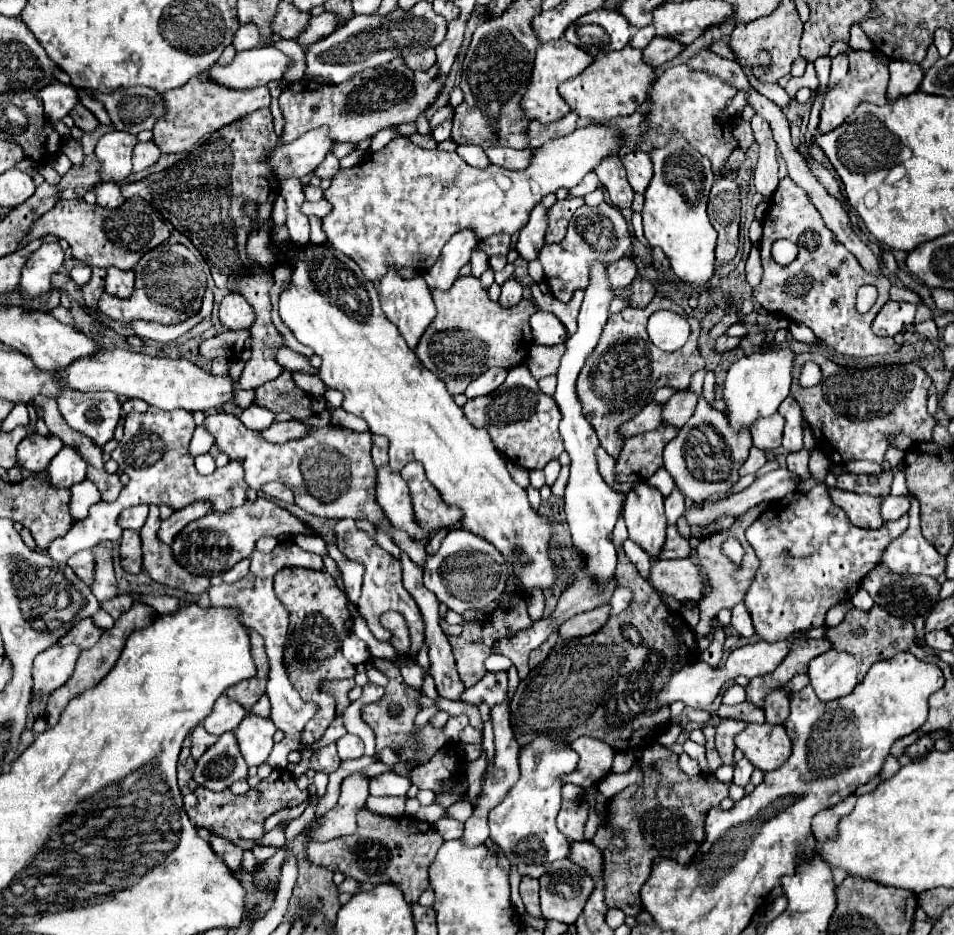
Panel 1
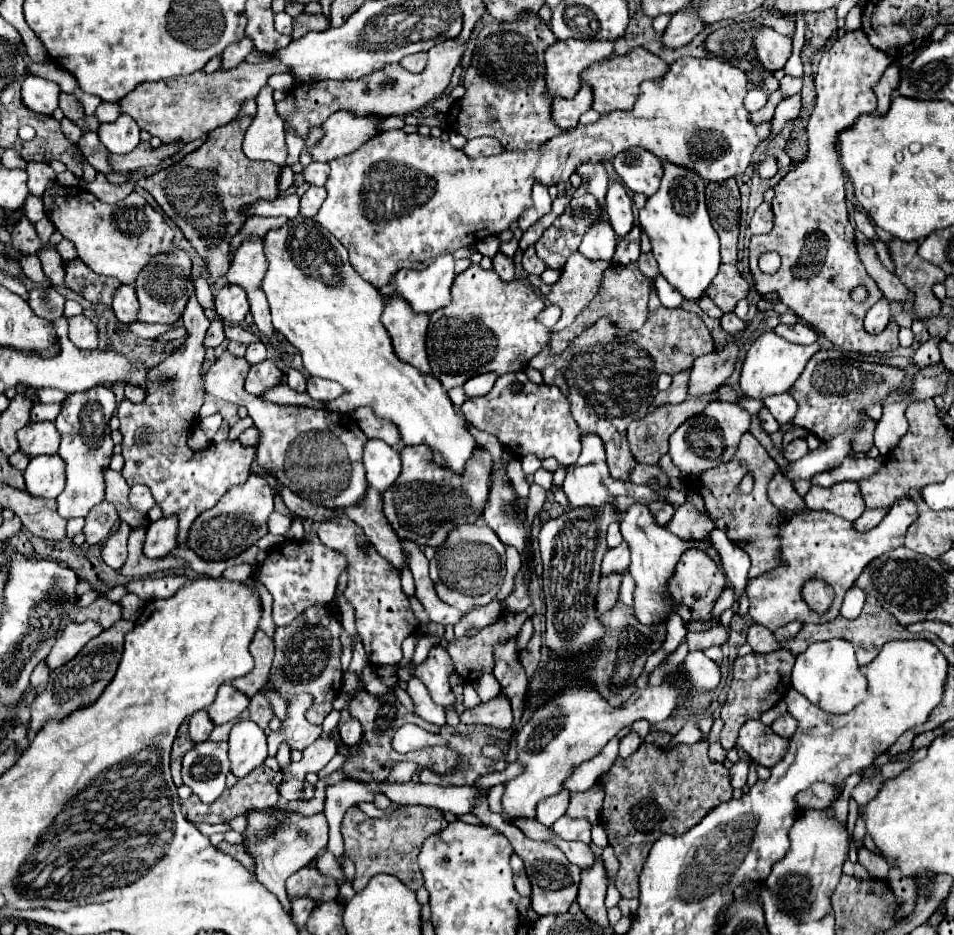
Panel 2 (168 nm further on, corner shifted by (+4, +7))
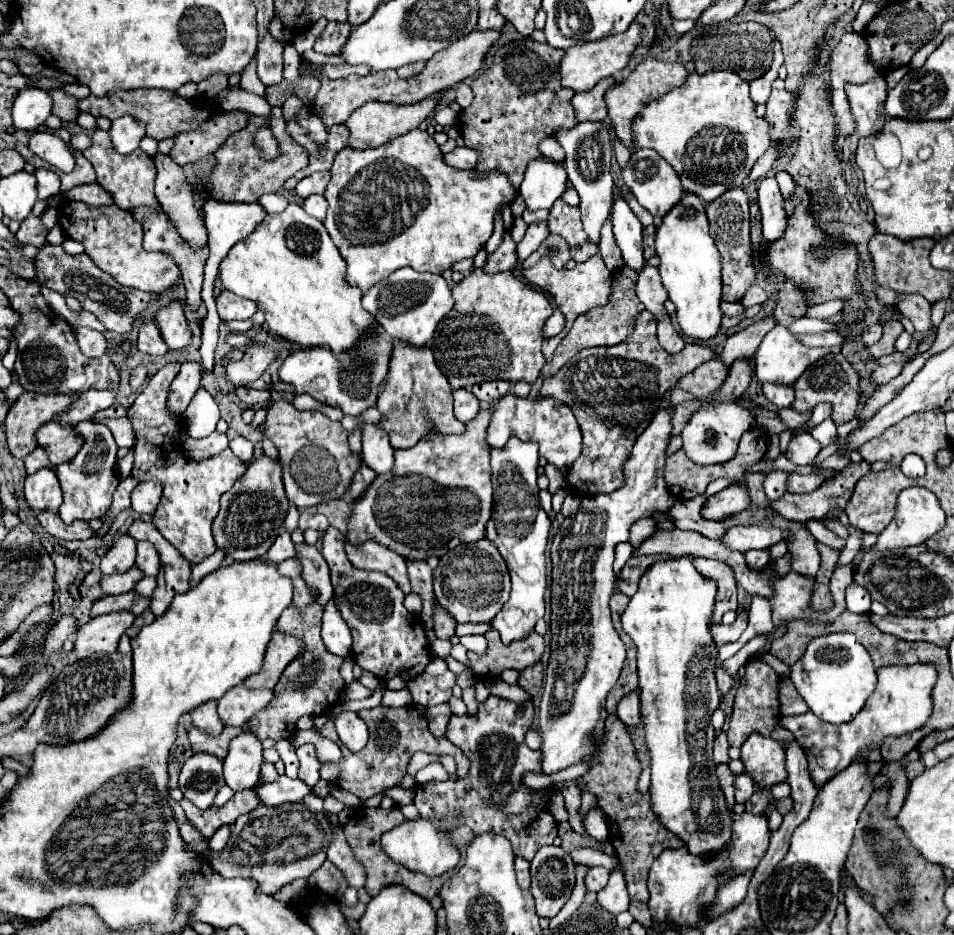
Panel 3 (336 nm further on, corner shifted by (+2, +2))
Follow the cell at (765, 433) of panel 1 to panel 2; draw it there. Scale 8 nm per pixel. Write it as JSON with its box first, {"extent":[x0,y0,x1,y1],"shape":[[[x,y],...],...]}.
{"extent":[758,408,780,434],"shape":[[[764,408],[764,410],[758,414],[758,418],[760,418],[760,422],[762,422],[762,428],[764,428],[768,434],[774,434],[774,432],[780,430],[778,422],[776,422],[774,416],[768,412],[768,408]]]}

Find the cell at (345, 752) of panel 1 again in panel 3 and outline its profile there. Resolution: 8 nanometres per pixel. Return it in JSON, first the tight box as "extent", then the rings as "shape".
{"extent":[334,711,368,751],"shape":[[[342,711],[340,715],[334,717],[336,731],[340,741],[350,749],[350,751],[360,751],[366,741],[368,741],[368,731],[364,721],[358,717],[358,713],[352,711]]]}

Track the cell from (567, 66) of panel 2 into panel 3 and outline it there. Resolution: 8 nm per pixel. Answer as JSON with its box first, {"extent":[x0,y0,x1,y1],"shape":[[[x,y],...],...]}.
{"extent":[560,23,640,93],"shape":[[[636,23],[630,25],[628,31],[600,39],[600,41],[590,41],[590,43],[580,43],[574,45],[566,51],[566,55],[560,61],[560,77],[562,77],[562,87],[572,89],[574,93],[590,91],[600,79],[612,77],[616,71],[622,71],[628,63],[630,53],[634,47],[640,43],[640,27]]]}

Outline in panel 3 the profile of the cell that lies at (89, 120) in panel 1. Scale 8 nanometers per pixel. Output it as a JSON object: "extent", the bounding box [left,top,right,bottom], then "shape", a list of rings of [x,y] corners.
{"extent":[50,89,80,123],"shape":[[[60,89],[50,91],[50,95],[52,95],[52,99],[54,99],[52,113],[54,113],[56,117],[60,117],[64,123],[74,123],[76,117],[78,117],[78,113],[80,113],[80,109],[78,109],[78,99],[72,97],[72,95],[68,95],[66,91],[60,91]]]}

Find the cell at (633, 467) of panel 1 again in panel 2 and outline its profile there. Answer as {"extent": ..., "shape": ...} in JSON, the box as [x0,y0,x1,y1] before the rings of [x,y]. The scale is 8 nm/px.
{"extent":[628,390,718,464],"shape":[[[714,390],[714,392],[706,394],[706,396],[700,396],[700,398],[692,398],[692,396],[690,396],[690,398],[684,400],[682,404],[668,404],[668,406],[662,404],[662,406],[654,408],[654,410],[652,410],[648,416],[644,416],[642,420],[632,422],[630,428],[628,428],[628,442],[630,442],[630,450],[632,450],[634,458],[636,458],[636,462],[640,462],[640,464],[656,464],[656,462],[660,460],[660,456],[668,452],[668,438],[670,438],[670,434],[672,434],[684,420],[692,418],[694,414],[700,414],[700,412],[706,408],[706,404],[716,402],[716,400],[718,400],[718,390]]]}

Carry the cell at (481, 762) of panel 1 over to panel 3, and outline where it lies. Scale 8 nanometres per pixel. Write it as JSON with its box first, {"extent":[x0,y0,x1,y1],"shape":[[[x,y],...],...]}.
{"extent":[530,845,576,919],"shape":[[[548,845],[548,847],[542,847],[540,851],[536,851],[536,855],[530,863],[532,863],[532,867],[530,867],[532,887],[530,887],[530,891],[532,891],[532,897],[536,899],[536,913],[540,917],[550,919],[566,905],[566,901],[572,895],[572,889],[576,885],[576,865],[570,859],[570,855],[562,847],[556,847],[556,845]]]}

